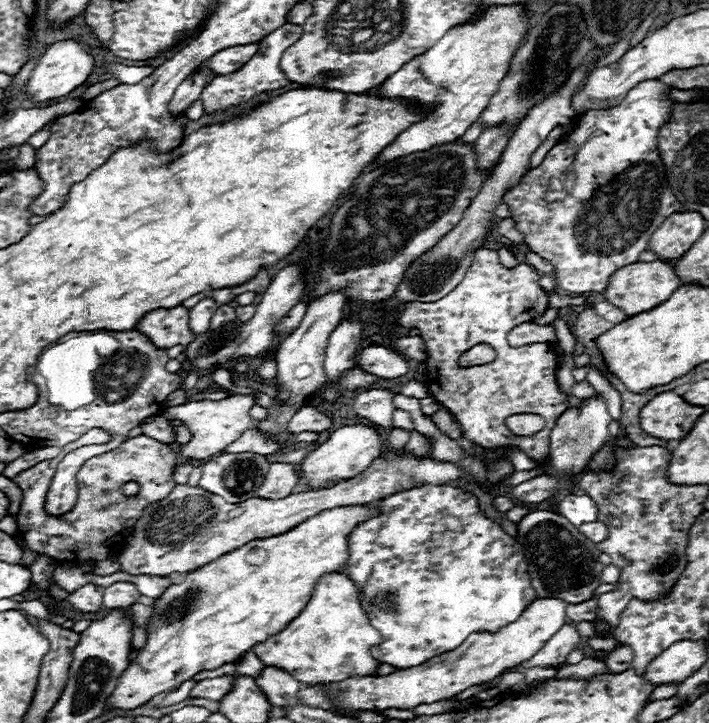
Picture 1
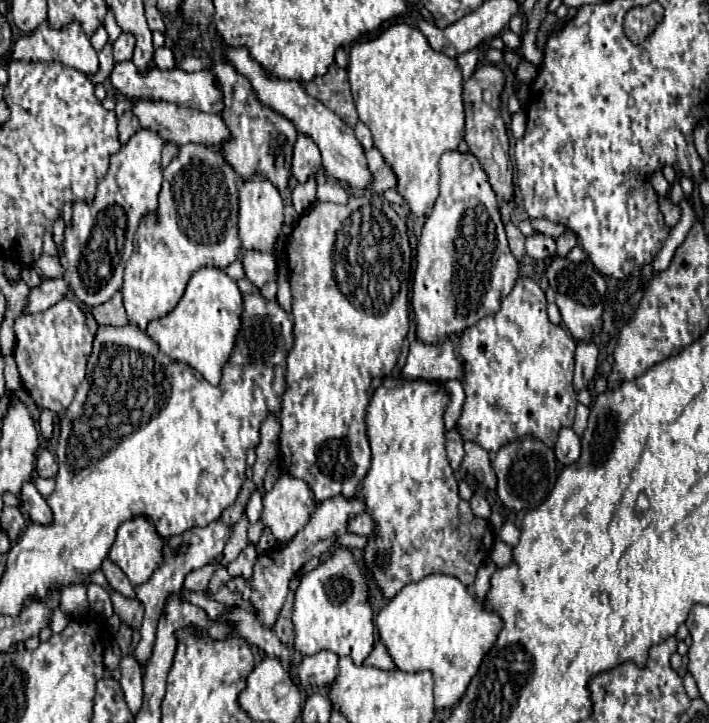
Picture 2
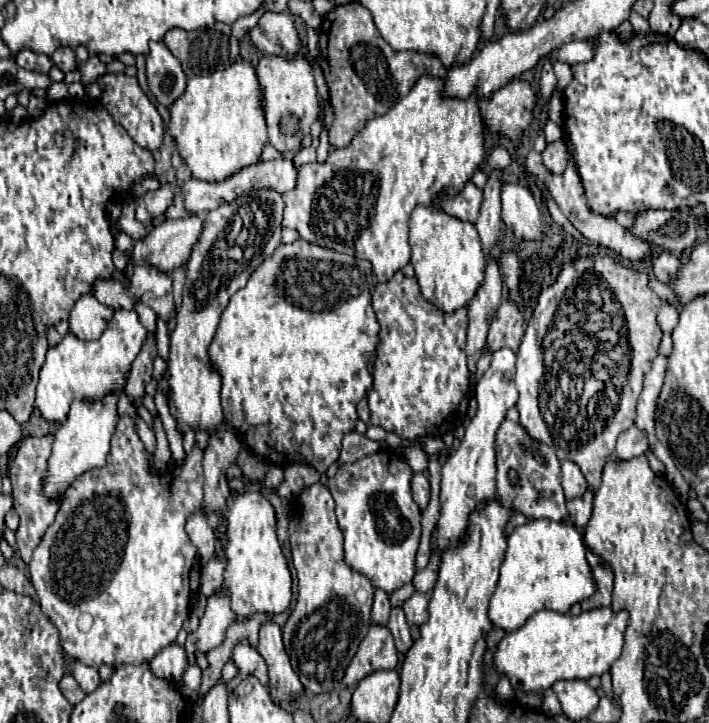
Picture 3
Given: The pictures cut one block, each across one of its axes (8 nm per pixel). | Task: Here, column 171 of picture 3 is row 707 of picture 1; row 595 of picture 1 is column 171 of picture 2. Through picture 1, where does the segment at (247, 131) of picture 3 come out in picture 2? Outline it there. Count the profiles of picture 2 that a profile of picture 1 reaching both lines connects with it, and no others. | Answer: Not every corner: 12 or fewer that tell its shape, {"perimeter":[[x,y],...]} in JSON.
{"perimeter":[[180,146],[124,270],[128,324],[238,258],[238,176]]}

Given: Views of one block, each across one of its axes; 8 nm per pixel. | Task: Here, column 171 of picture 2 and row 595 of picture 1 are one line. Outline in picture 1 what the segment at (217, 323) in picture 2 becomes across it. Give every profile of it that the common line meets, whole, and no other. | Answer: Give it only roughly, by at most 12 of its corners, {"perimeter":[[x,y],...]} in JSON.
{"perimeter":[[346,574],[250,650],[298,682],[376,676],[382,642]]}

